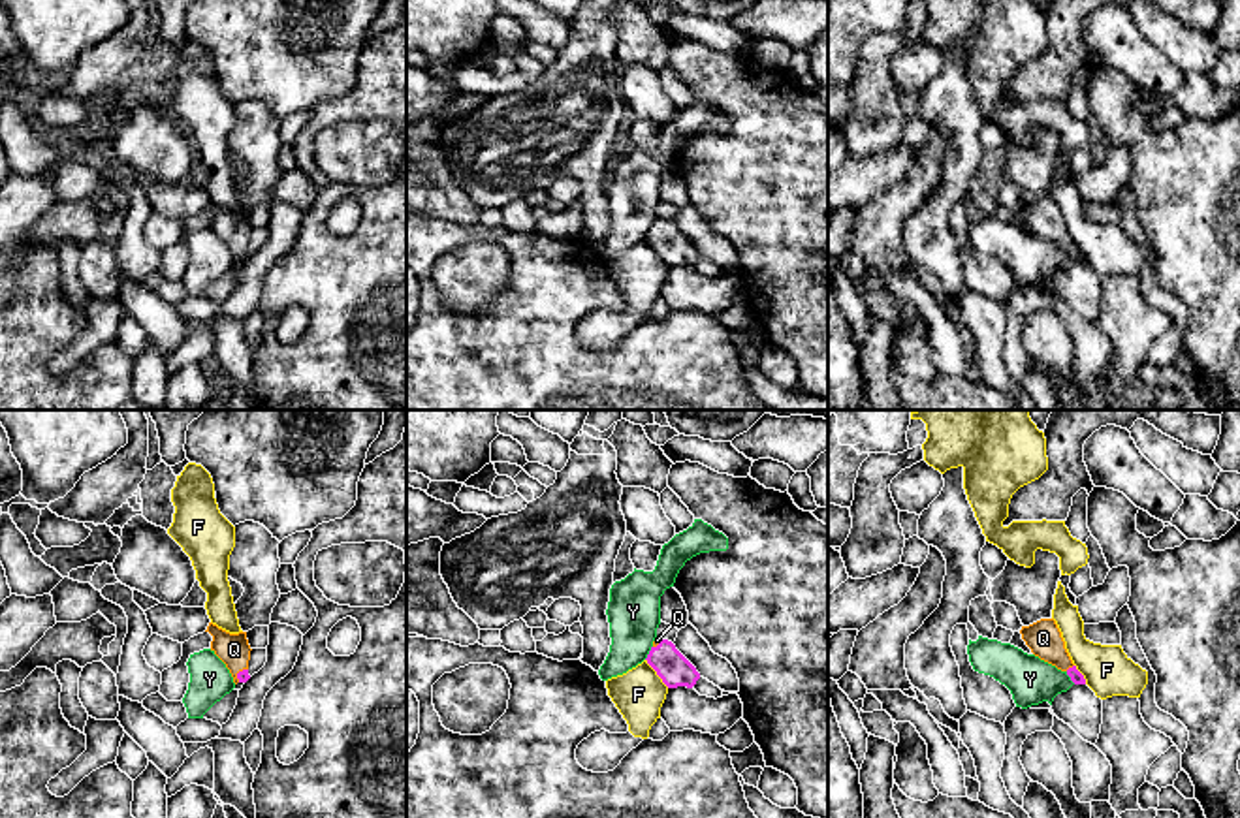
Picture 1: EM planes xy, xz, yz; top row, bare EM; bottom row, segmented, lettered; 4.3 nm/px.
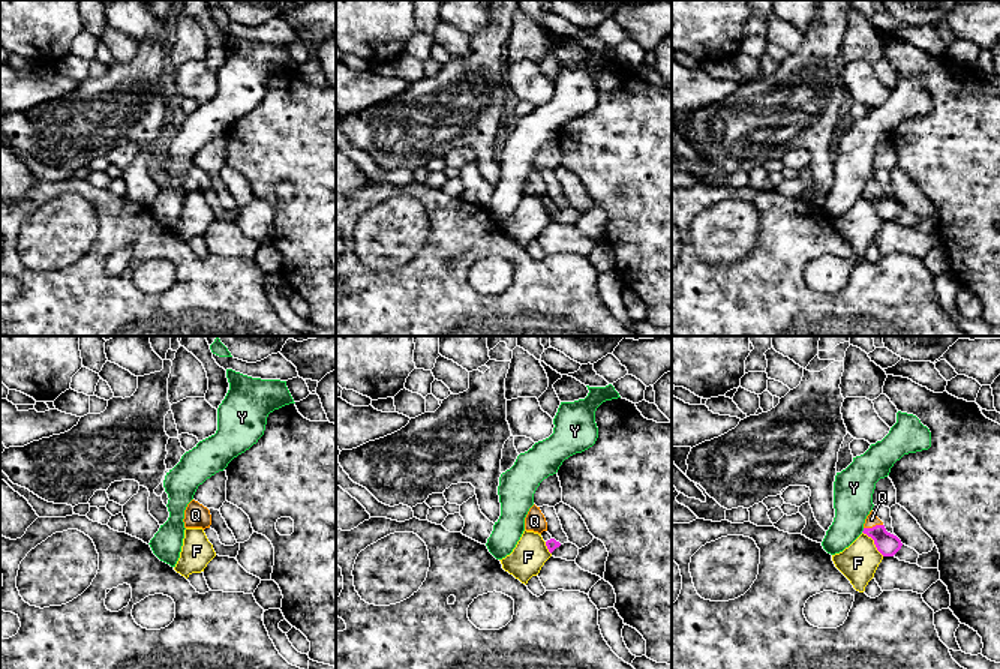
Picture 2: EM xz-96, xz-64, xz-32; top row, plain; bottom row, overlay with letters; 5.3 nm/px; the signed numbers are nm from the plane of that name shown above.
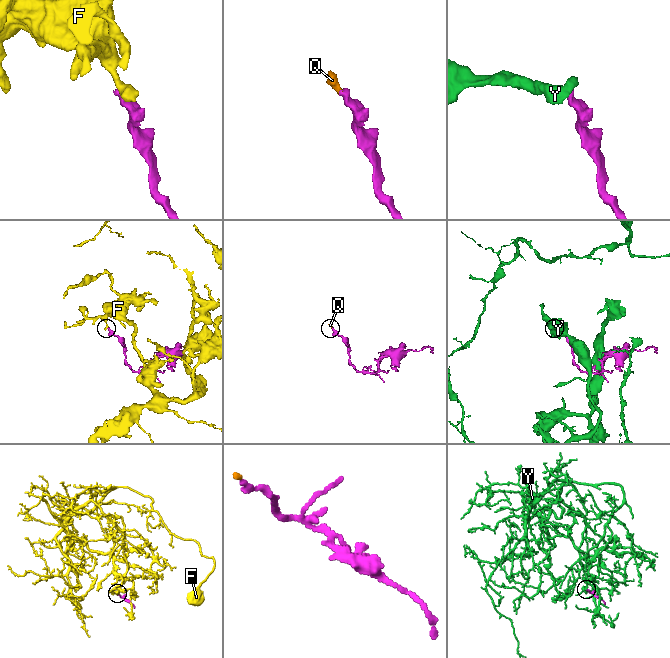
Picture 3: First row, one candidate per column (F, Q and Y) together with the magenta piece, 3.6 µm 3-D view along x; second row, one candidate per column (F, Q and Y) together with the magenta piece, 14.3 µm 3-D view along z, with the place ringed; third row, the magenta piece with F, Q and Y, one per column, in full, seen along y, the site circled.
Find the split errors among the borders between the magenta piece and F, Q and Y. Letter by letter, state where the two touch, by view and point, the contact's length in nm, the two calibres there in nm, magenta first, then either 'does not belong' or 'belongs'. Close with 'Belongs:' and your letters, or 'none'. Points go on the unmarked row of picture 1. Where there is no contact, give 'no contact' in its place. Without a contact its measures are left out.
F: contact xz (657, 252); length 160 nm; calibres 140 and 220 nm; does not belong
Q: contact yz (1069, 247); length 50 nm; calibres 60 and 150 nm; belongs
Y: contact xz (650, 232); length 70 nm; calibres 140 and 220 nm; does not belong
Belongs: Q

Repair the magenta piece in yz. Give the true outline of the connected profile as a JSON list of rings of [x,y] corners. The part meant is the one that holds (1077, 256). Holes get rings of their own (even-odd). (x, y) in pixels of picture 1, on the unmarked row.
[[[1041,197],[1029,205],[1022,205],[1020,212],[1035,235],[1065,250],[1074,263],[1086,263],[1084,254],[1076,248],[1065,228],[1054,197]]]

